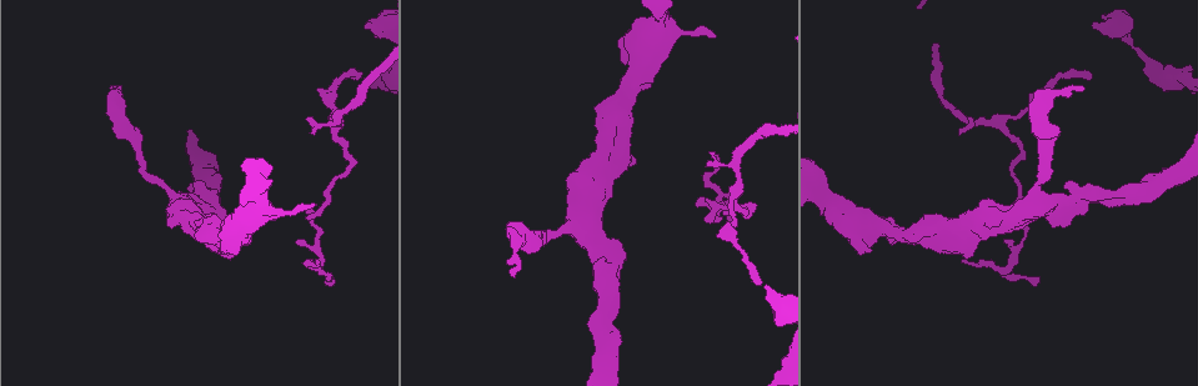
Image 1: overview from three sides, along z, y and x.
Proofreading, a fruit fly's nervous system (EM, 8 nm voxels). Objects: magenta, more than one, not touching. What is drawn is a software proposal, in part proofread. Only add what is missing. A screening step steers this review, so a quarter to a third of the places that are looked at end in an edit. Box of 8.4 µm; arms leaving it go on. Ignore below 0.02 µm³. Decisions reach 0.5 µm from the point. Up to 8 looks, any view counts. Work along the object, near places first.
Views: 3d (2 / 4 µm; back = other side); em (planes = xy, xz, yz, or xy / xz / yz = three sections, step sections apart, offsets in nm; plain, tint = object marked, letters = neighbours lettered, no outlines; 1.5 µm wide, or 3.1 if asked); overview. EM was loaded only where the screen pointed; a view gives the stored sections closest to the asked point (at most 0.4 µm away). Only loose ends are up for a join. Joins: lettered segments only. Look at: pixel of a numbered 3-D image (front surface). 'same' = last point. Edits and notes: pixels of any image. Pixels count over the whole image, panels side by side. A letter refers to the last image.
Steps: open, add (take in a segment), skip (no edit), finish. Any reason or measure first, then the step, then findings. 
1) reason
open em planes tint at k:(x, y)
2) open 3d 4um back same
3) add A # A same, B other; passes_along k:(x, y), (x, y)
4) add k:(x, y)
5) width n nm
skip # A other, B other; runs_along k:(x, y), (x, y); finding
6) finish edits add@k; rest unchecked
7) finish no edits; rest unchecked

free end
open em planes letters at 1:(1089, 73)

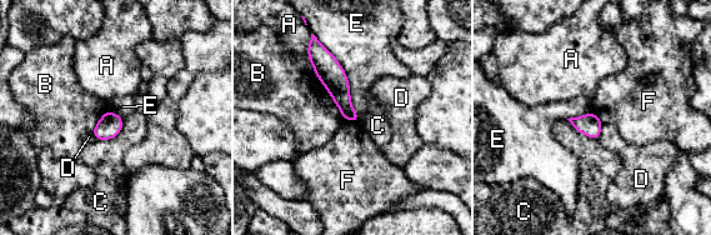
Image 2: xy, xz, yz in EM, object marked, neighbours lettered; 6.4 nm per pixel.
skip # A other, B other, C other, D other, E other, F other; runs_along 2:(314, 54), (355, 118); none of them fits

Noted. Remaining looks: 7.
an open end
open em xz step 4 tint at 1:(1036, 282)

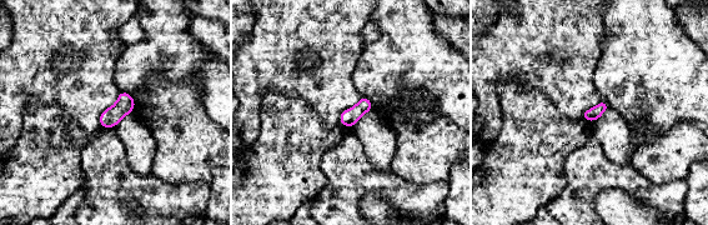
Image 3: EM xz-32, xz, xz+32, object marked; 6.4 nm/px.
cut it another way
open em planes letters same

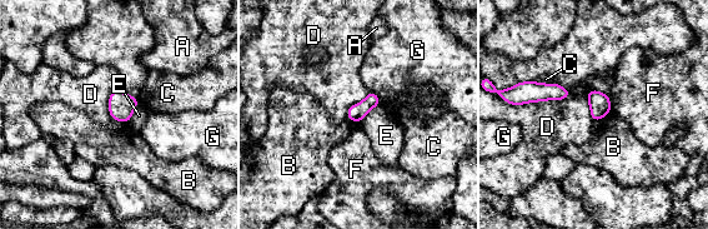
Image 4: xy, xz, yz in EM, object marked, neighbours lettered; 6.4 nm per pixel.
skip # A other, B other, C other, D other, E other, F other, G other; border 4:(113, 119), (127, 123); no lettered segment goes on from it

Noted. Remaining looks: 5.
branch stops here
open em xz step 4 letters at 1:(313, 202)

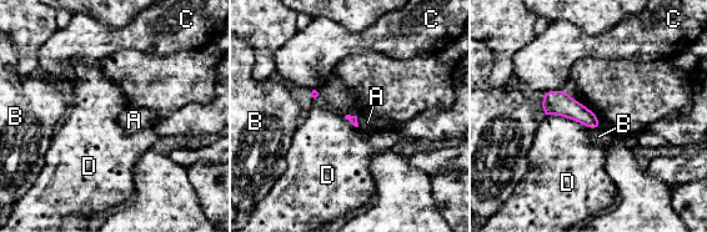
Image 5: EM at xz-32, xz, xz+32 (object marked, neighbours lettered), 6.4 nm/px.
open em planes letters same

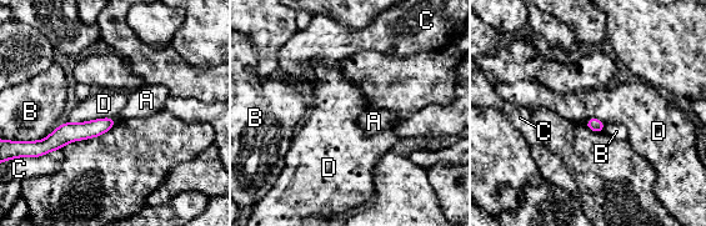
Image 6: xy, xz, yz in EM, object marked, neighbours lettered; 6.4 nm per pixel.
skip # A other, B other, C other, D other; none of them fits

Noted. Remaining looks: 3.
finish no edits; rest unchecked

